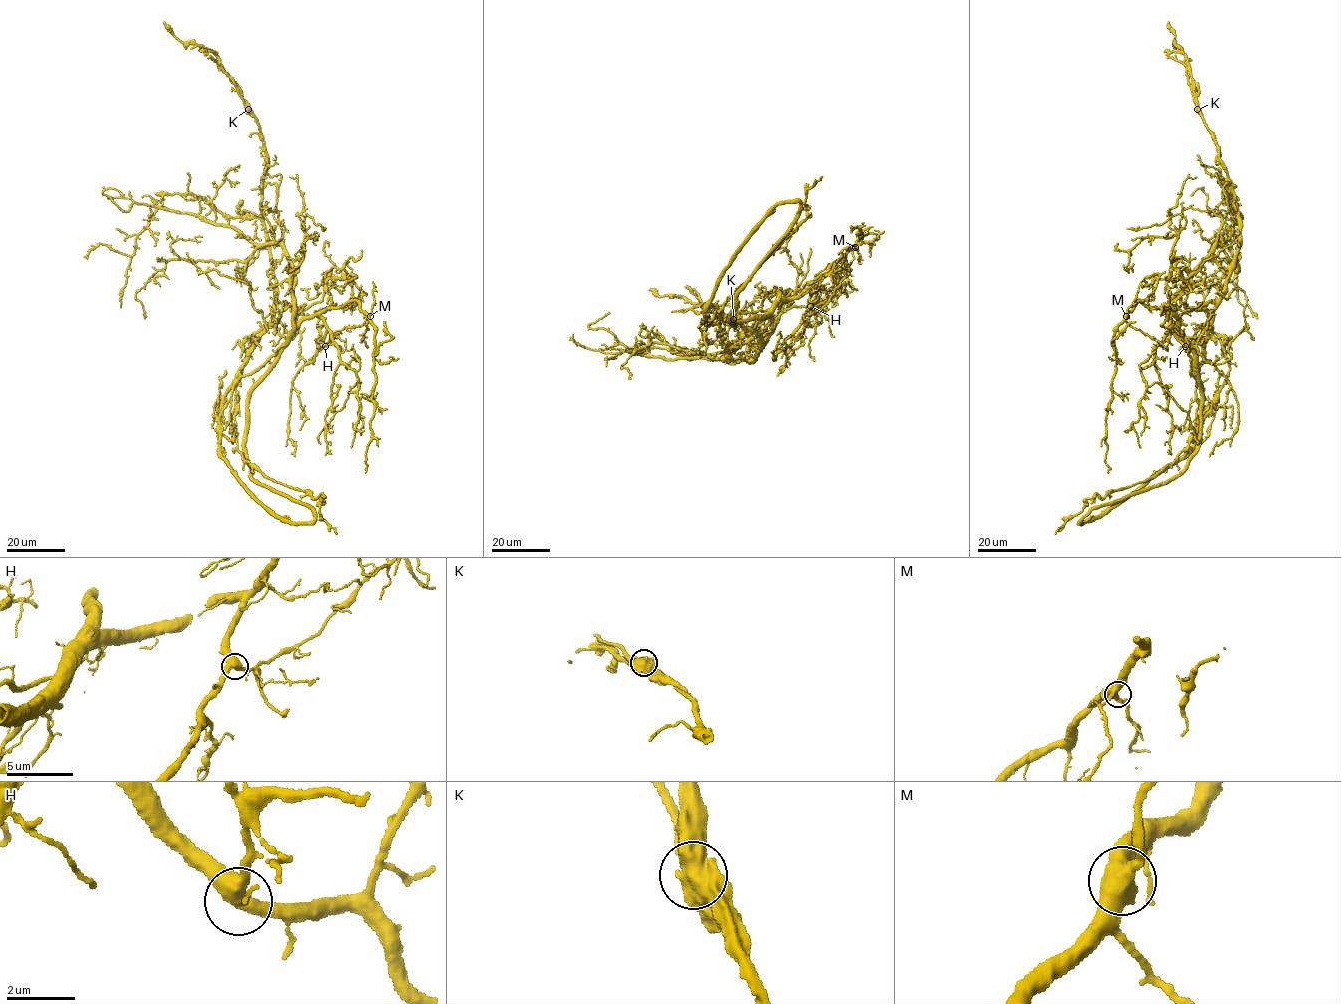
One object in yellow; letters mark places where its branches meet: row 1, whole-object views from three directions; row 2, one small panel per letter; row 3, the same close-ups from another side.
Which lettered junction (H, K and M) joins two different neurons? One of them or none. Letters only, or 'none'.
K

